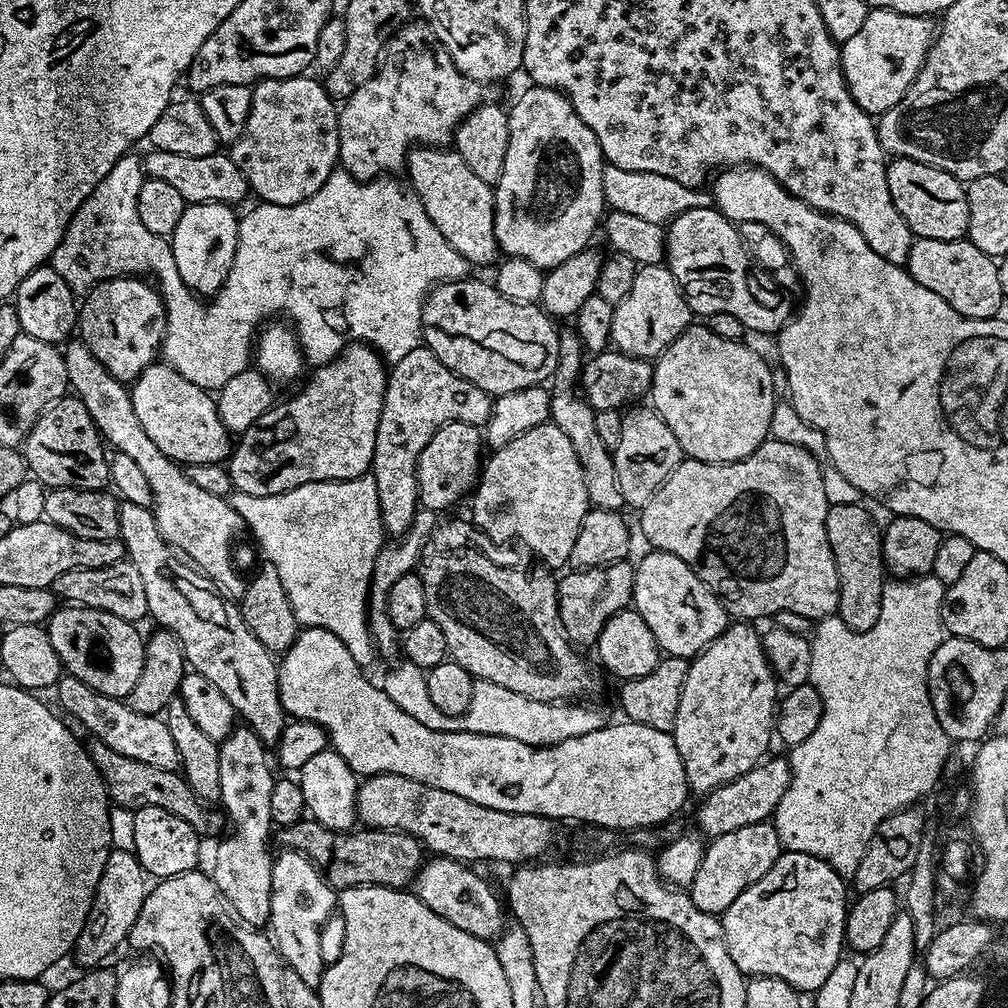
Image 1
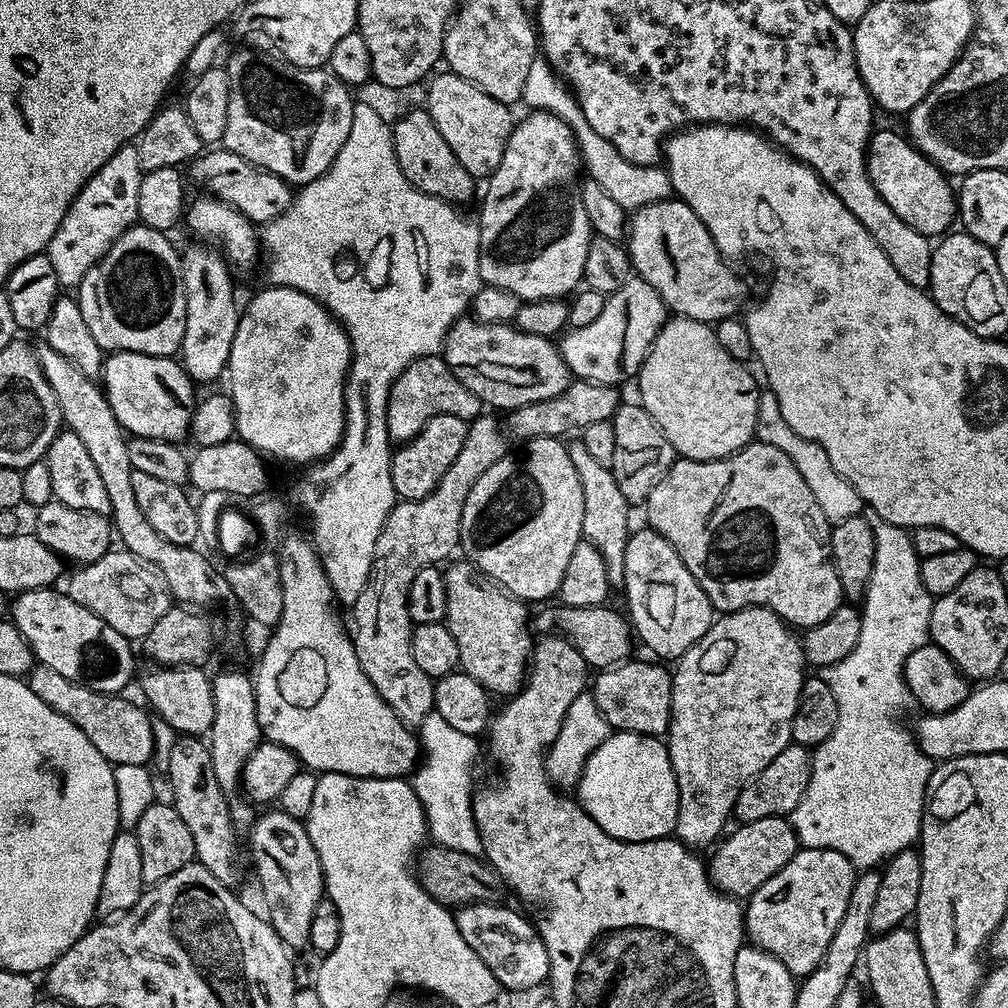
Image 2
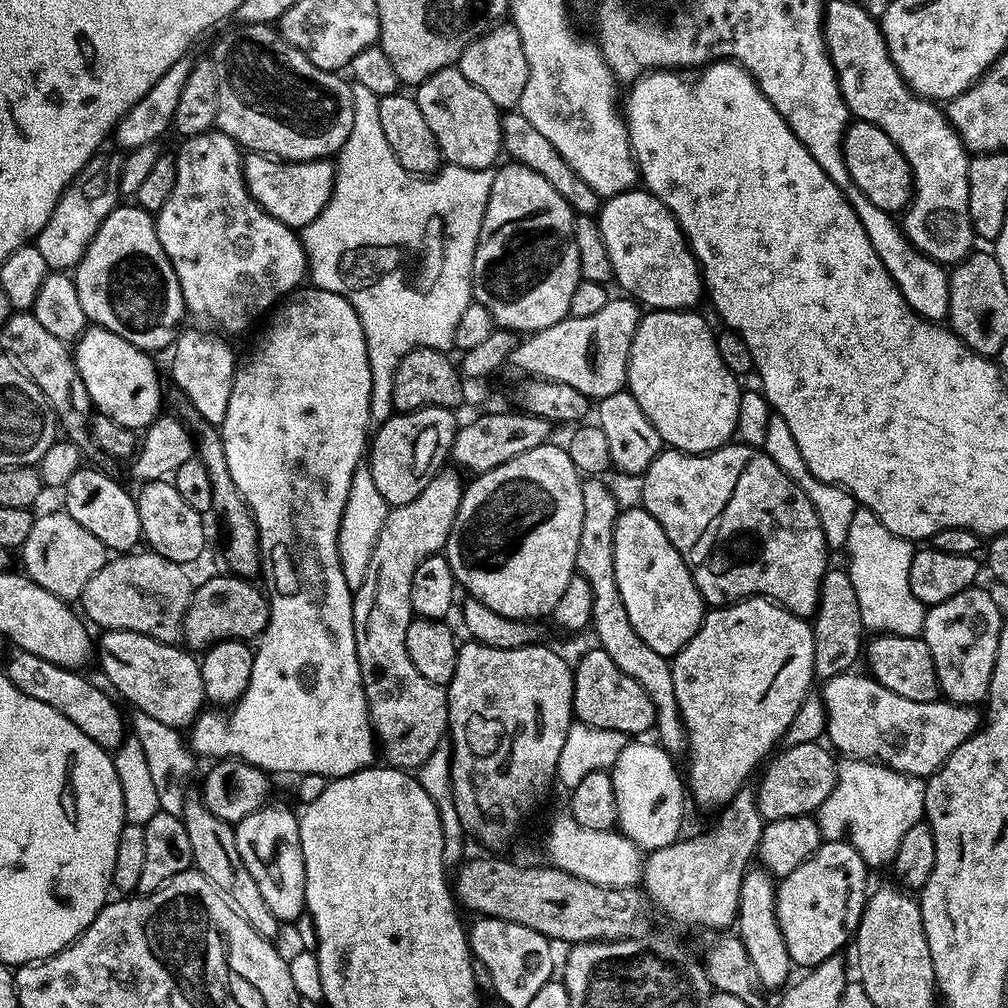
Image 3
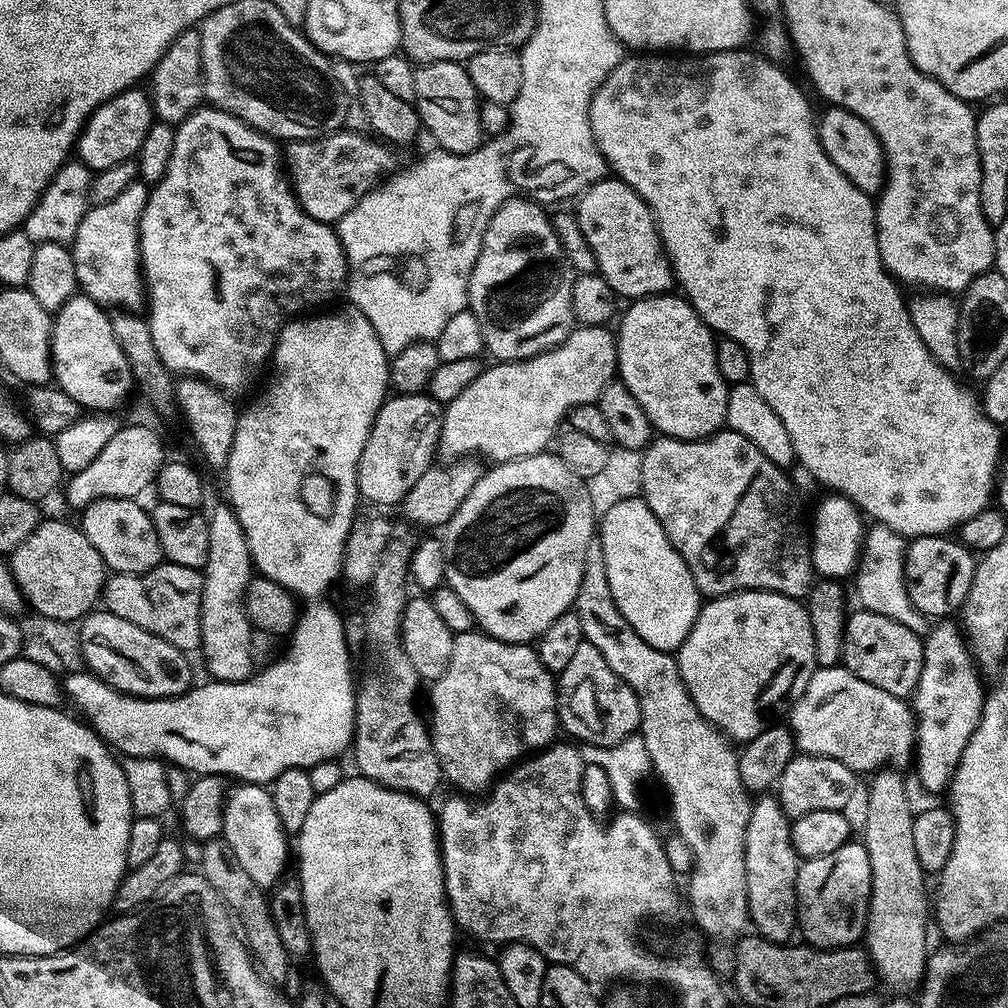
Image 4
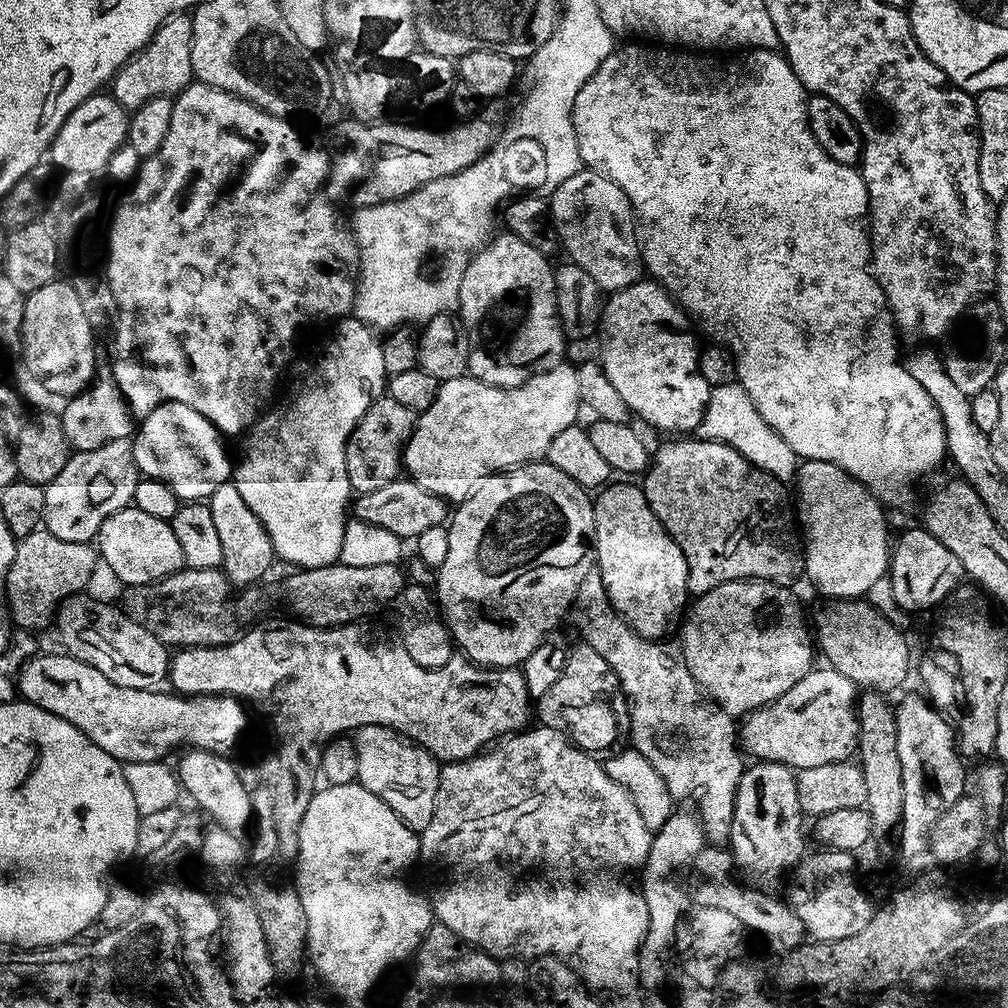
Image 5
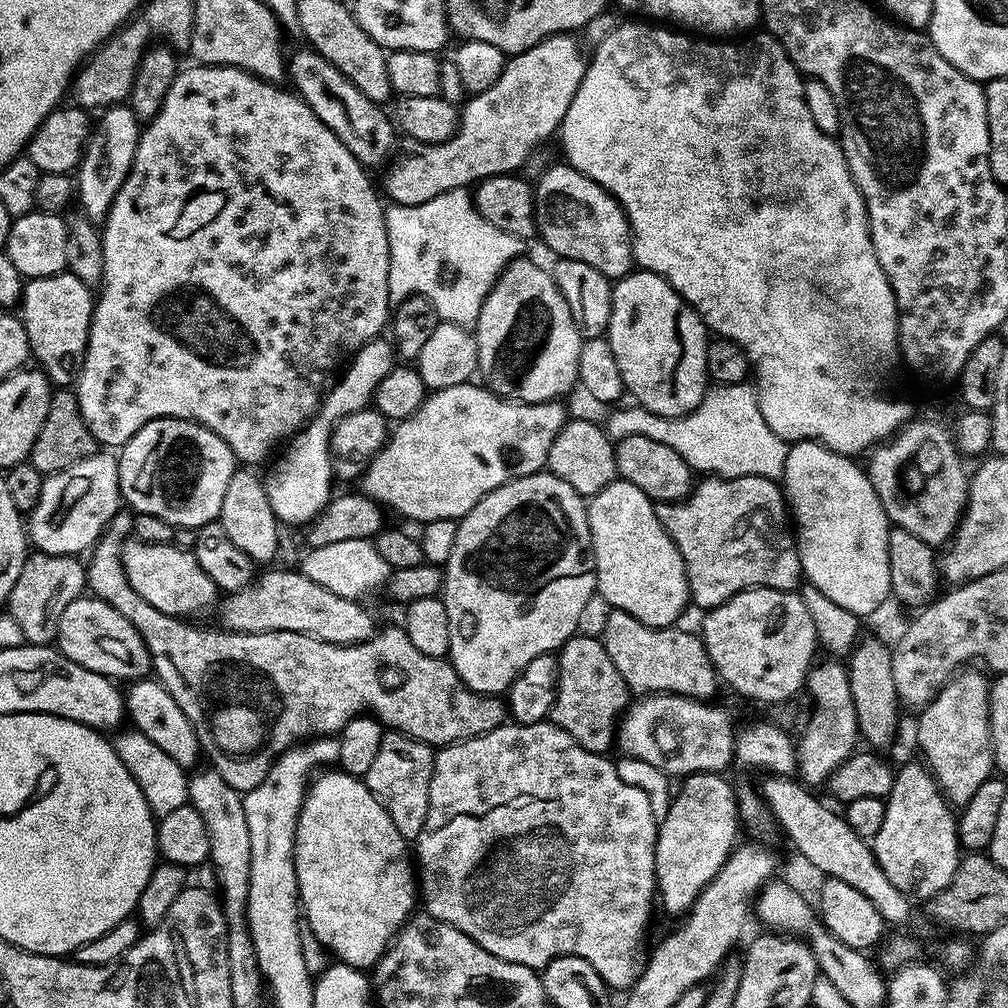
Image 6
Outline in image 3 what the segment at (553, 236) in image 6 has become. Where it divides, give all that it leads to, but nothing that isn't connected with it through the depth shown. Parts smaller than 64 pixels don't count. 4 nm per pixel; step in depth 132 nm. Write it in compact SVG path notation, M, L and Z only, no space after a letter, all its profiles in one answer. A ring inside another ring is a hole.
M633 190L609 196L601 203L598 223L602 242L606 242L606 254L610 254L615 283L620 283L631 299L641 305L648 304L644 306L652 310L692 310L697 307L700 296L702 300L706 292L700 266L696 263L696 257L688 247L688 239L684 237L674 214L659 198L647 190Z

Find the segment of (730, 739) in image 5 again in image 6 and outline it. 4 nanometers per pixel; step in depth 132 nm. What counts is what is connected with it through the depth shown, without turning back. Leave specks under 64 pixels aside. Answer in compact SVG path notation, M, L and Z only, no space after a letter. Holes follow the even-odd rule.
M612 610L609 613L604 620L604 633L602 633L604 649L606 654L610 654L610 662L614 662L614 666L618 666L618 674L622 674L629 693L635 694L637 697L657 694L685 696L691 700L708 702L713 699L712 695L722 688L722 681L716 675L715 666L710 662L710 654L706 654L706 646L697 633L695 636L692 632L683 632L680 626L651 628L625 612Z

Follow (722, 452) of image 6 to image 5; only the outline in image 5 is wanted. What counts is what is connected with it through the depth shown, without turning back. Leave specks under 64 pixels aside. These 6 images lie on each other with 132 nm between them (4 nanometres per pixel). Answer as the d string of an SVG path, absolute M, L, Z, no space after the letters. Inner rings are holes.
M717 383L710 394L710 402L704 411L702 422L694 429L694 432L699 439L734 446L734 450L738 450L738 454L742 454L742 458L746 458L776 480L795 481L798 467L796 452L790 450L786 438L782 438L782 434L775 432L766 422L766 418L762 418L762 414L758 414L743 383Z

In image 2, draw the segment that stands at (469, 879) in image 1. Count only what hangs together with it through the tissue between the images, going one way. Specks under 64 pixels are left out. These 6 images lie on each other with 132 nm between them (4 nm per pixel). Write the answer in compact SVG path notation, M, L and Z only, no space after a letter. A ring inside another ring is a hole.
M500 902L466 904L457 907L454 915L462 938L466 938L466 946L486 962L490 974L494 974L509 993L524 992L548 980L546 946L531 919L528 921L526 917L519 916L512 908L503 908Z

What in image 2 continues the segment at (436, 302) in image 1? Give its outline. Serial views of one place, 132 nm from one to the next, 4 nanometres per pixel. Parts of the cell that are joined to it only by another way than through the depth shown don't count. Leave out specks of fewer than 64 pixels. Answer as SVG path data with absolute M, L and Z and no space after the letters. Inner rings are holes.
M461 318L453 324L444 340L442 359L450 371L477 396L481 405L511 410L534 402L542 402L562 394L570 382L570 373L560 349L547 336L521 332L511 323L484 324L475 318Z

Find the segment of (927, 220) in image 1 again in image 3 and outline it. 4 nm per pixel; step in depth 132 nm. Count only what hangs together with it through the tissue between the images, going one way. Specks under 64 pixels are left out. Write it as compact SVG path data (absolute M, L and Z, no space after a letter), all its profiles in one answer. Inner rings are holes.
M853 119L844 131L842 154L854 186L858 186L858 190L862 190L862 194L866 194L874 206L893 214L903 213L912 199L912 171L898 146L894 146L894 142L890 142L890 138L886 138L878 126Z

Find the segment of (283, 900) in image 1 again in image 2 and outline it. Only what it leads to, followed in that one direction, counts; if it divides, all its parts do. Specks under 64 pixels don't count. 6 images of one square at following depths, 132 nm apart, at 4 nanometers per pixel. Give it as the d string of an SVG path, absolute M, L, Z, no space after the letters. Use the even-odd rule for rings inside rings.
M281 810L257 815L250 829L252 860L260 875L264 904L268 907L266 919L284 947L289 950L304 948L312 936L312 923L320 908L320 899L326 896L324 871L318 854L308 837L307 827L299 819Z

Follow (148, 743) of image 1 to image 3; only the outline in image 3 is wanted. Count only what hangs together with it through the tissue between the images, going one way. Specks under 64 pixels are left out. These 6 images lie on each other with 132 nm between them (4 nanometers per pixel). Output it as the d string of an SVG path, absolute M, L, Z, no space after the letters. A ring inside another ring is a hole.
M17 651L6 665L6 671L10 682L22 690L22 694L30 694L37 702L46 702L46 706L54 706L62 718L70 718L86 738L98 742L98 746L109 750L115 750L125 743L126 716L120 713L120 708L115 704L117 701L111 695L107 696L100 688L95 688L86 677L80 676L79 671L63 668L54 662L46 662L38 658L38 654Z

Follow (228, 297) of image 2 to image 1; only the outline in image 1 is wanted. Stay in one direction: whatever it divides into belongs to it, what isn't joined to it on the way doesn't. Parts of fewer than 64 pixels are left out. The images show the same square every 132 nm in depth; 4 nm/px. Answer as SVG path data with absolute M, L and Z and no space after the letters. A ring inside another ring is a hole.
M222 202L185 204L182 218L179 220L178 226L174 226L170 237L174 266L178 266L178 274L182 278L182 282L186 282L189 290L201 298L215 297L216 291L223 286L230 274L230 266L234 262L234 254L238 250L238 238L240 237L240 216L236 211L237 209L233 205Z

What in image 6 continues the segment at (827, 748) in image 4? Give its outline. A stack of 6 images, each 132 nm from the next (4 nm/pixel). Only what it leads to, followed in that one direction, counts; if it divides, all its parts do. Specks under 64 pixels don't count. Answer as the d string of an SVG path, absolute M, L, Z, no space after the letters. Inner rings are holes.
M667 694L633 699L620 718L615 743L618 748L620 744L623 755L650 762L650 766L658 766L670 778L692 776L696 772L723 773L724 767L734 760L737 729L732 728L727 710L714 705Z

